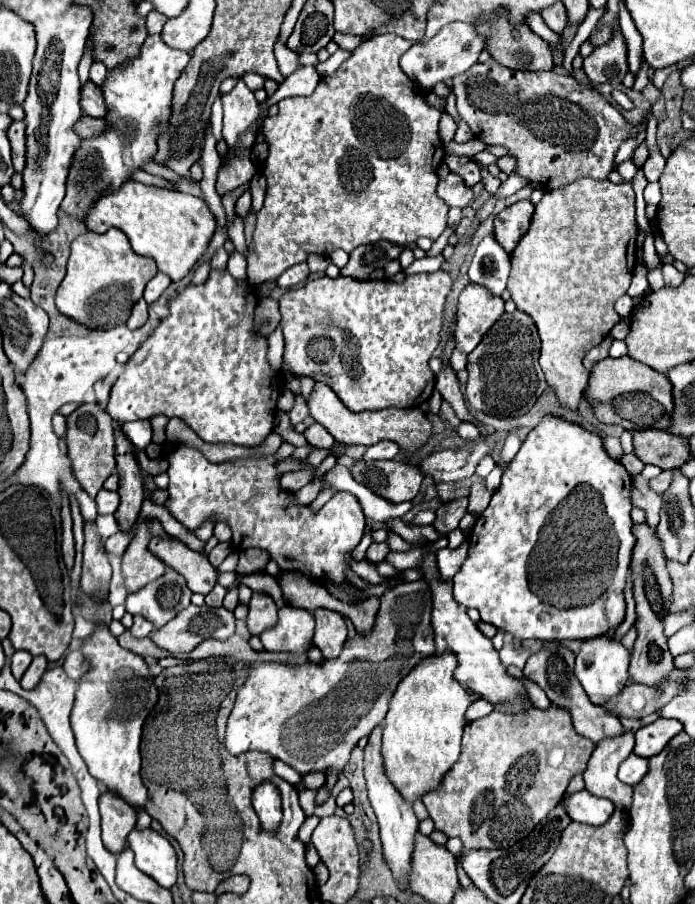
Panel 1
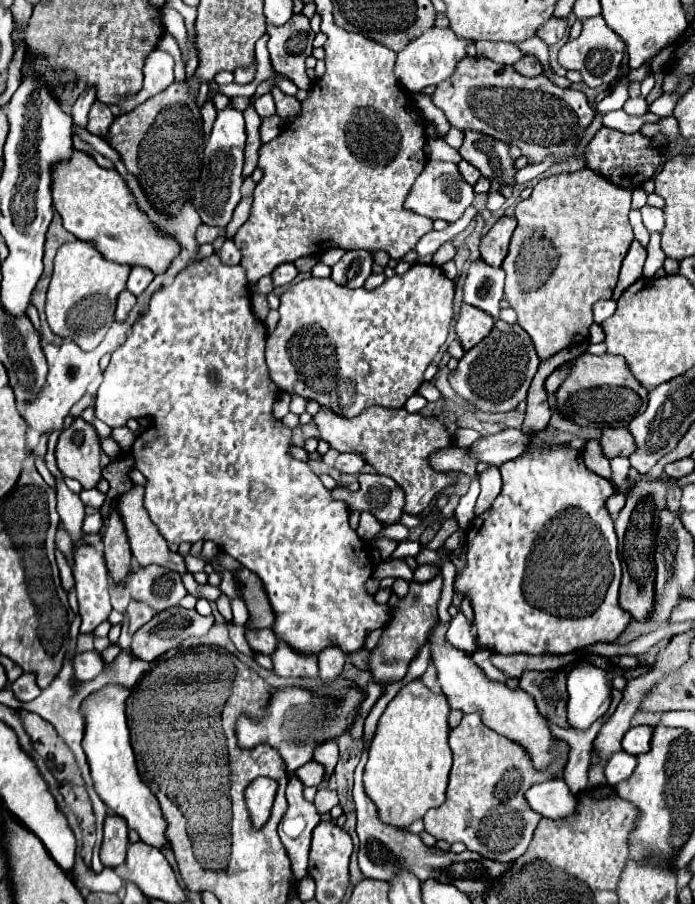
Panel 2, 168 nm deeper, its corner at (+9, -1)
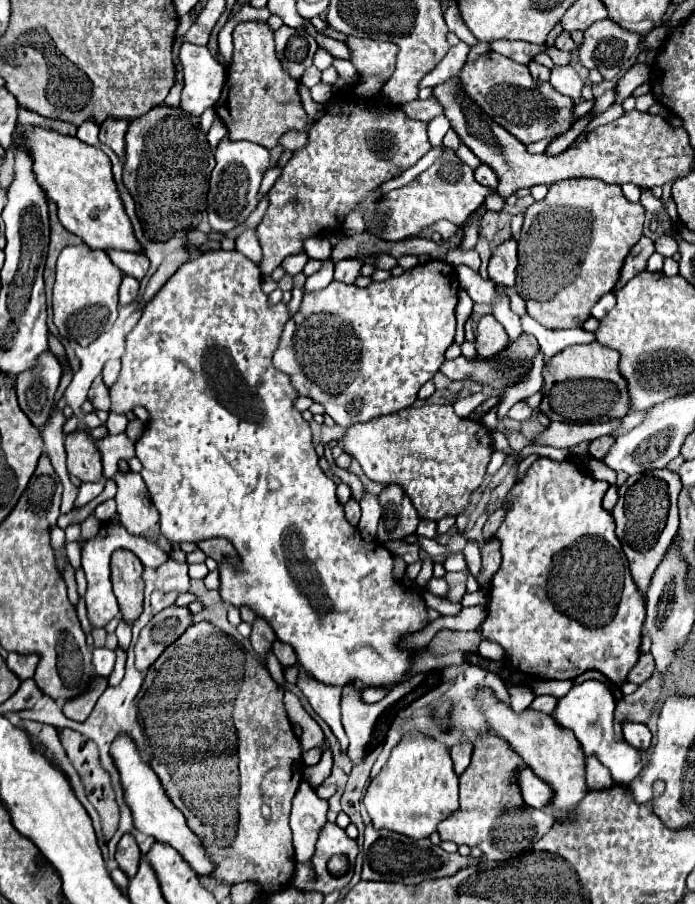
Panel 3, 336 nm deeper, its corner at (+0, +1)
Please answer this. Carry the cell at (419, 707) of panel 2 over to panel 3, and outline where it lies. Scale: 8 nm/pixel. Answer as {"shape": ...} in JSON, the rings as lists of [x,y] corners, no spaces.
{"shape":[[[422,735],[404,737],[392,749],[380,775],[372,779],[364,805],[376,829],[388,829],[412,839],[430,837],[438,823],[458,809],[458,775],[454,773],[448,749]]]}

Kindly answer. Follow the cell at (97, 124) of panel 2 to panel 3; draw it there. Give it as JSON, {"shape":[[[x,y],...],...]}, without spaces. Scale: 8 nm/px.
{"shape":[[[108,119],[100,125],[100,143],[106,143],[122,163],[126,153],[126,145],[124,145],[126,129],[128,129],[128,121],[124,119]]]}

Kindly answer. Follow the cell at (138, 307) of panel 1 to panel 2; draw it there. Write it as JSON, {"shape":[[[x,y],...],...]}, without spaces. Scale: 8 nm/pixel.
{"shape":[[[123,291],[123,293],[119,295],[119,299],[117,299],[117,311],[115,311],[115,319],[117,319],[117,321],[127,319],[129,311],[133,309],[133,305],[135,305],[135,295],[131,295],[129,291]]]}

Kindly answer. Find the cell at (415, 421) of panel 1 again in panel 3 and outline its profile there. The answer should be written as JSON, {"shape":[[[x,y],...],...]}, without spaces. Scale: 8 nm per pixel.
{"shape":[[[420,405],[406,407],[394,415],[374,417],[368,423],[356,423],[346,429],[342,439],[344,451],[354,455],[362,465],[364,473],[382,485],[400,485],[416,507],[420,519],[440,521],[448,515],[460,515],[468,503],[470,495],[482,485],[486,467],[492,455],[492,431],[486,429],[480,421],[462,419],[454,413],[450,405]]]}

